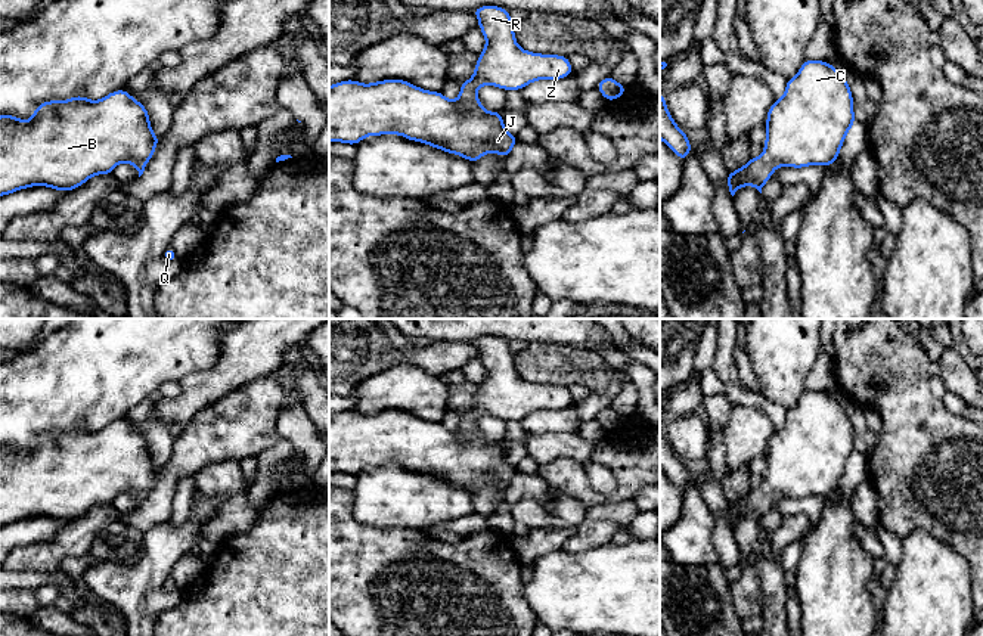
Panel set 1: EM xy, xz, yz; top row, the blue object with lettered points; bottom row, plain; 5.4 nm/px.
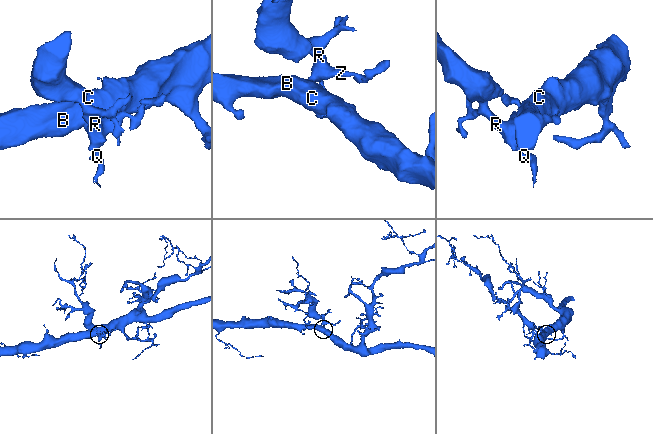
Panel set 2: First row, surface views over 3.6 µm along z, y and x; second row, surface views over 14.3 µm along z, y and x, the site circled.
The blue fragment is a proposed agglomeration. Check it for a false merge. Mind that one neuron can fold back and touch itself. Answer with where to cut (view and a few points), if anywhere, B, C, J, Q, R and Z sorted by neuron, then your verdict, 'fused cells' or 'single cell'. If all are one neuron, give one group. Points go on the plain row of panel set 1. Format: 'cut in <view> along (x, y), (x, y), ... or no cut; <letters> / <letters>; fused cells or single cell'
no cut; B C J Q R Z; single cell

